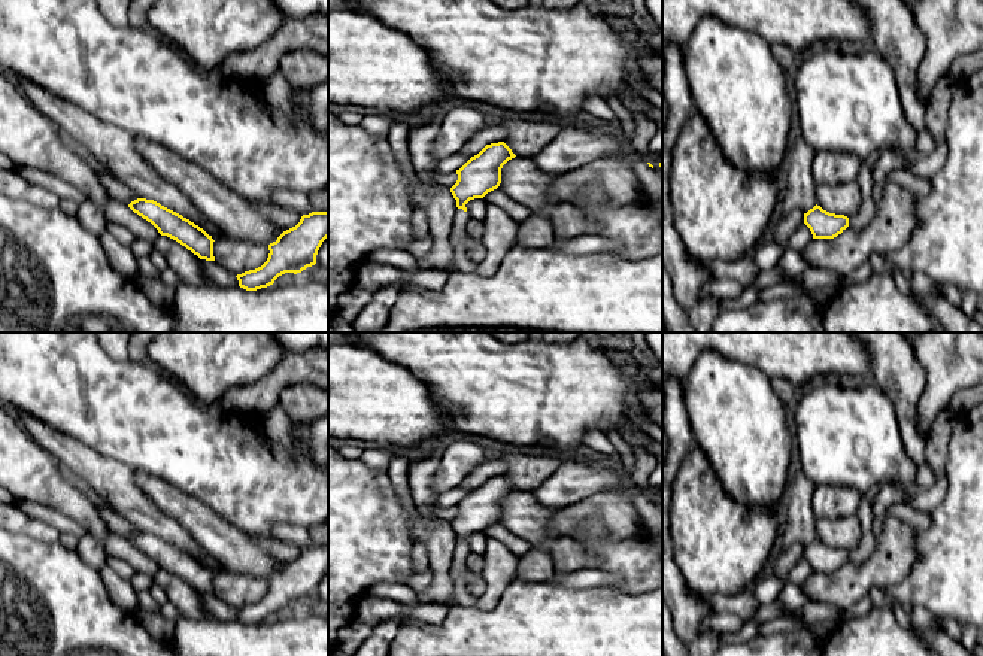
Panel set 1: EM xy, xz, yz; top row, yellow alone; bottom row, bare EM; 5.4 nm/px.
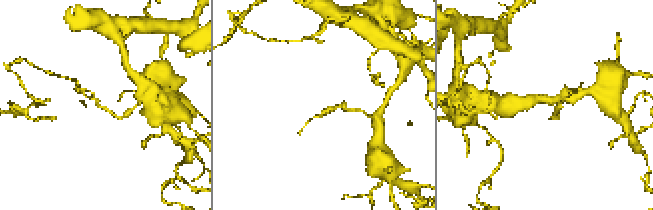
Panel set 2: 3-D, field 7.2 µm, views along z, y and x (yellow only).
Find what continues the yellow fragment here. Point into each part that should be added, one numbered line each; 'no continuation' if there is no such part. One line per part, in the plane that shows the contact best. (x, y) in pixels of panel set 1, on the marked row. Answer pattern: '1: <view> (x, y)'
1: xz (460, 228)

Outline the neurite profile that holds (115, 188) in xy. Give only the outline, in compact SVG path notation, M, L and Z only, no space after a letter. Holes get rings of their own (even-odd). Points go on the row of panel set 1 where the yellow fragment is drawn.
M100 173L100 180L110 197L127 206L139 198L128 186L125 186L119 179L112 176L110 173Z

